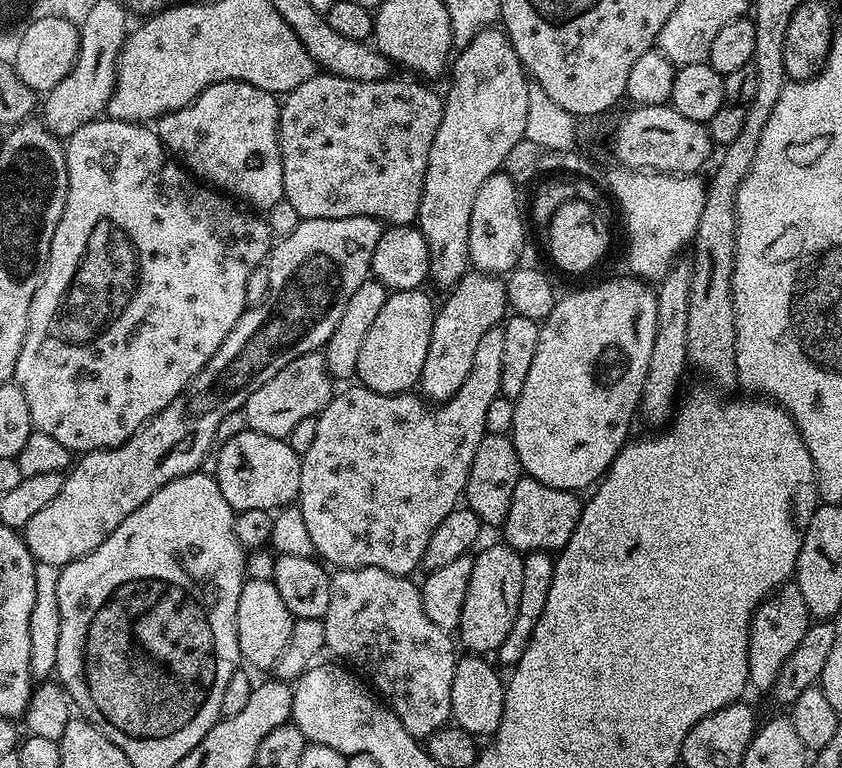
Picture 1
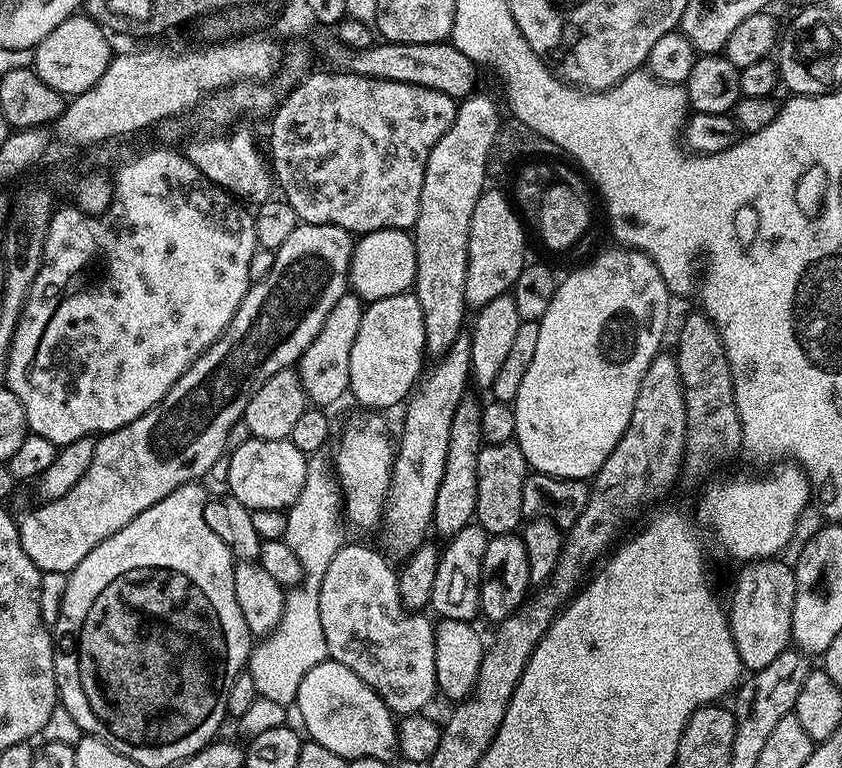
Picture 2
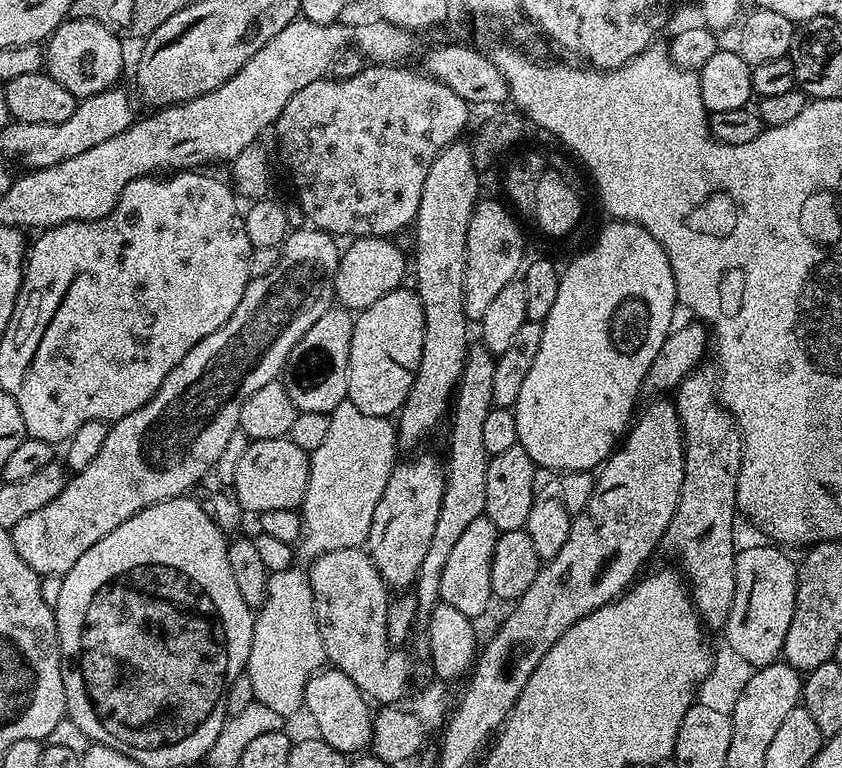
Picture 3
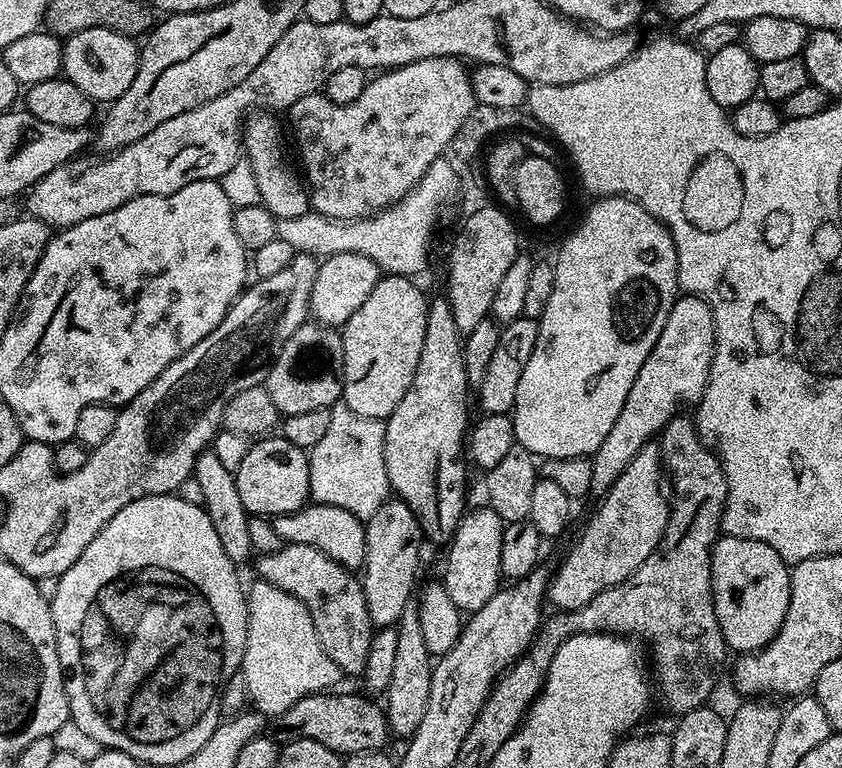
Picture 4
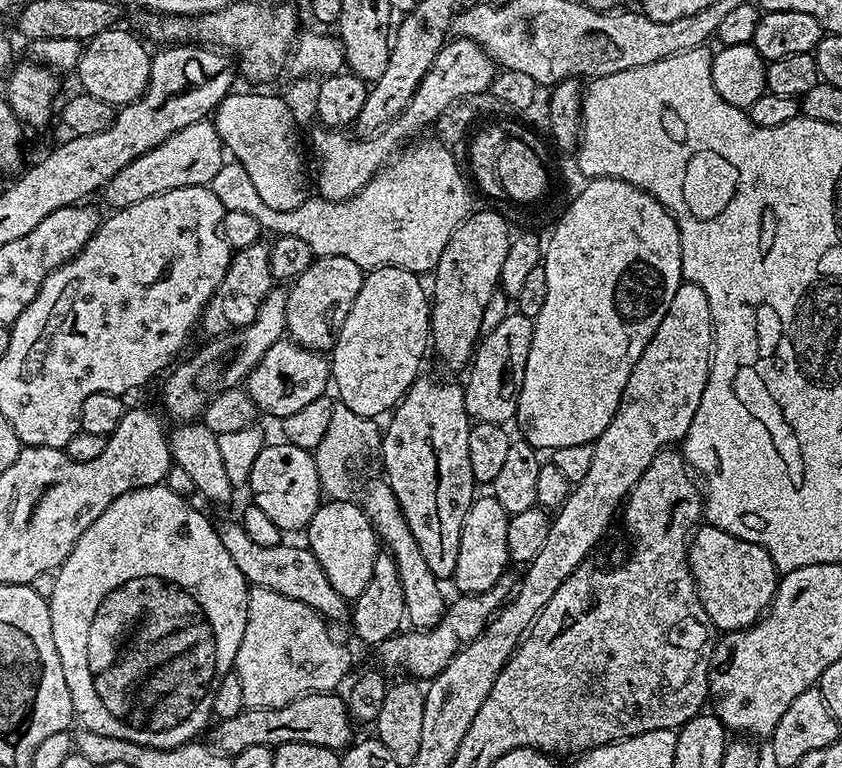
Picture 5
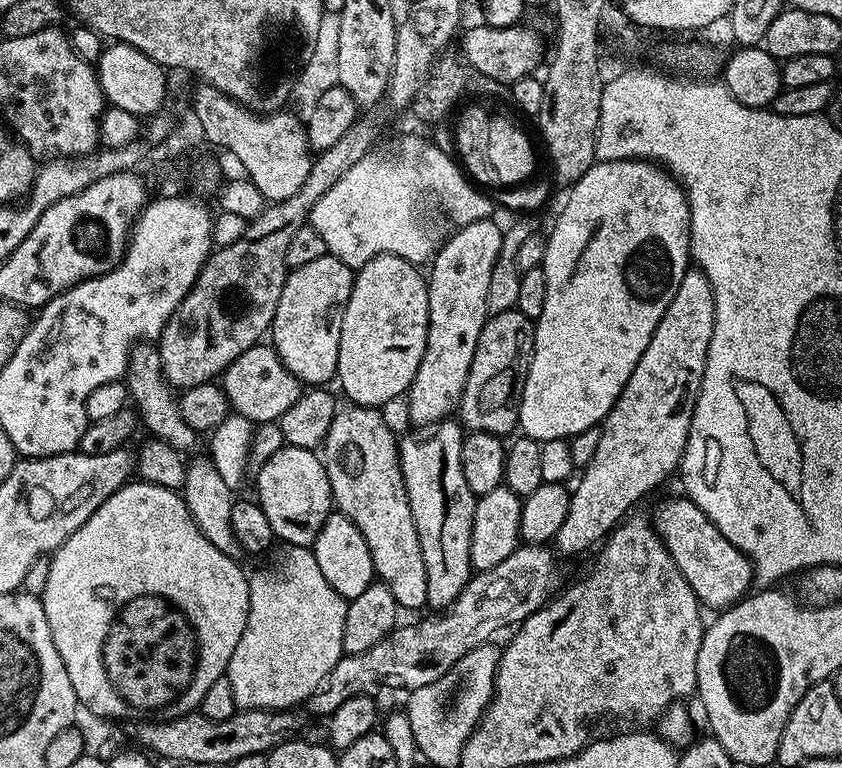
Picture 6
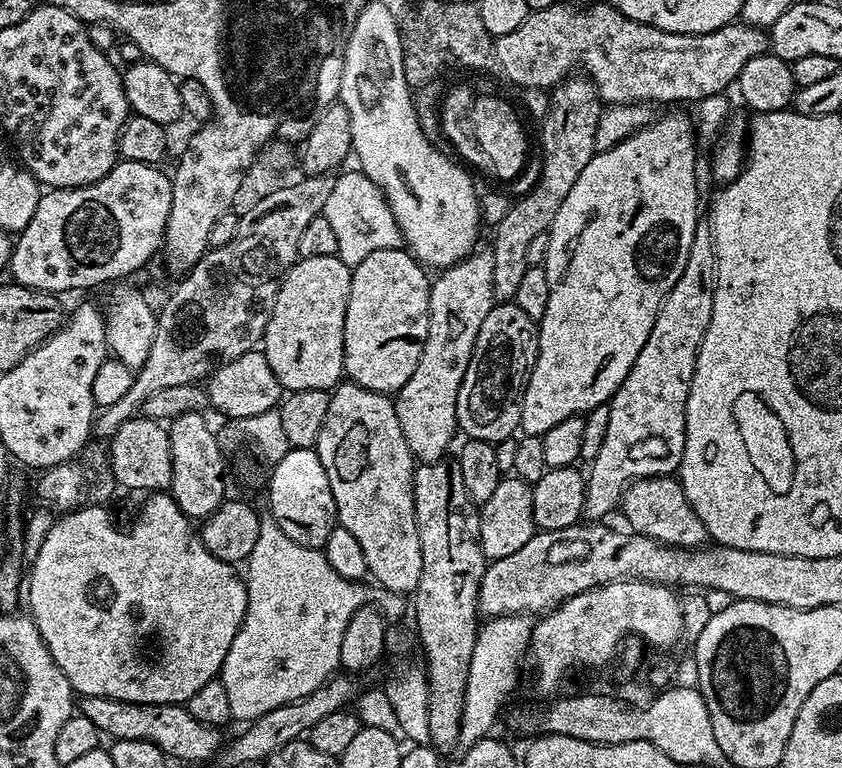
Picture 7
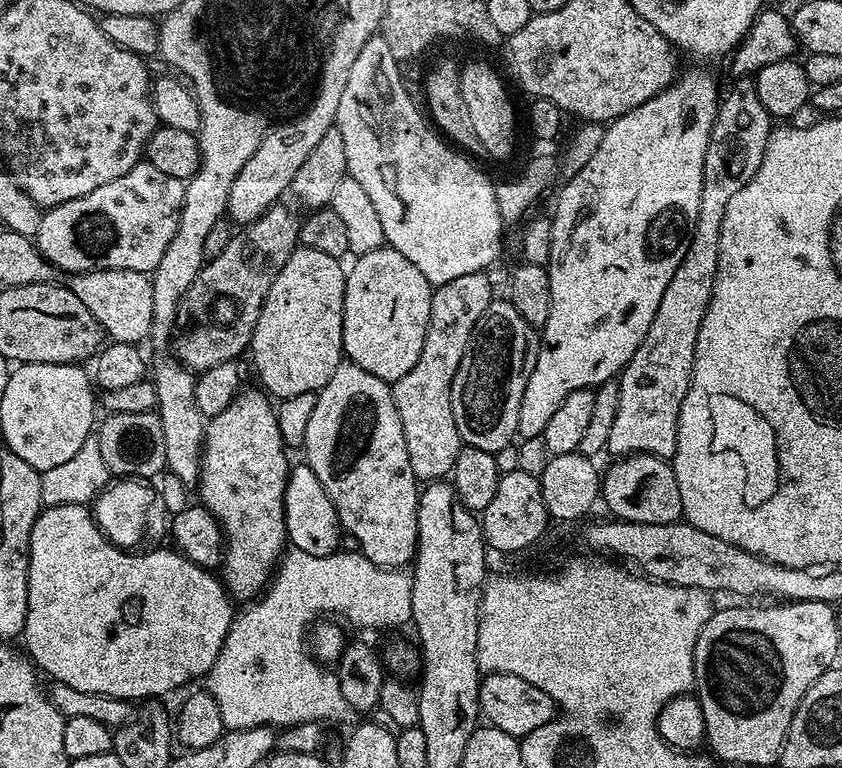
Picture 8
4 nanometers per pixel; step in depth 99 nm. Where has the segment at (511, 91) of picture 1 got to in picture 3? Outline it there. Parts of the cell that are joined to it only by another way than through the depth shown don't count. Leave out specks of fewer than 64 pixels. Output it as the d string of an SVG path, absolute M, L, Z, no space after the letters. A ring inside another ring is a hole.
M467 143L447 144L434 158L430 170L426 170L426 182L422 182L422 194L418 202L418 214L414 221L416 228L416 284L414 291L422 302L424 315L424 337L422 338L422 358L418 362L416 377L410 394L398 413L398 440L408 448L424 440L440 423L445 423L450 412L450 401L456 395L456 383L464 369L464 359L468 353L470 321L464 313L464 274L462 261L466 254L466 230L470 226L472 210L478 203L480 180L474 162L472 149Z

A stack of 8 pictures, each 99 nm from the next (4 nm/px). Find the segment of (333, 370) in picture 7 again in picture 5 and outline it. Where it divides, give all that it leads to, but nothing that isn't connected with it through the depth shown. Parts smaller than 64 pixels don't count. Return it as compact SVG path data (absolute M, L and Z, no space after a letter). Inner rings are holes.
M316 256L311 266L291 281L287 289L288 301L284 315L287 335L314 352L324 354L331 350L336 345L342 322L346 322L346 314L350 314L350 306L354 306L354 298L358 298L358 290L362 290L365 275L365 269L350 262L350 258Z

